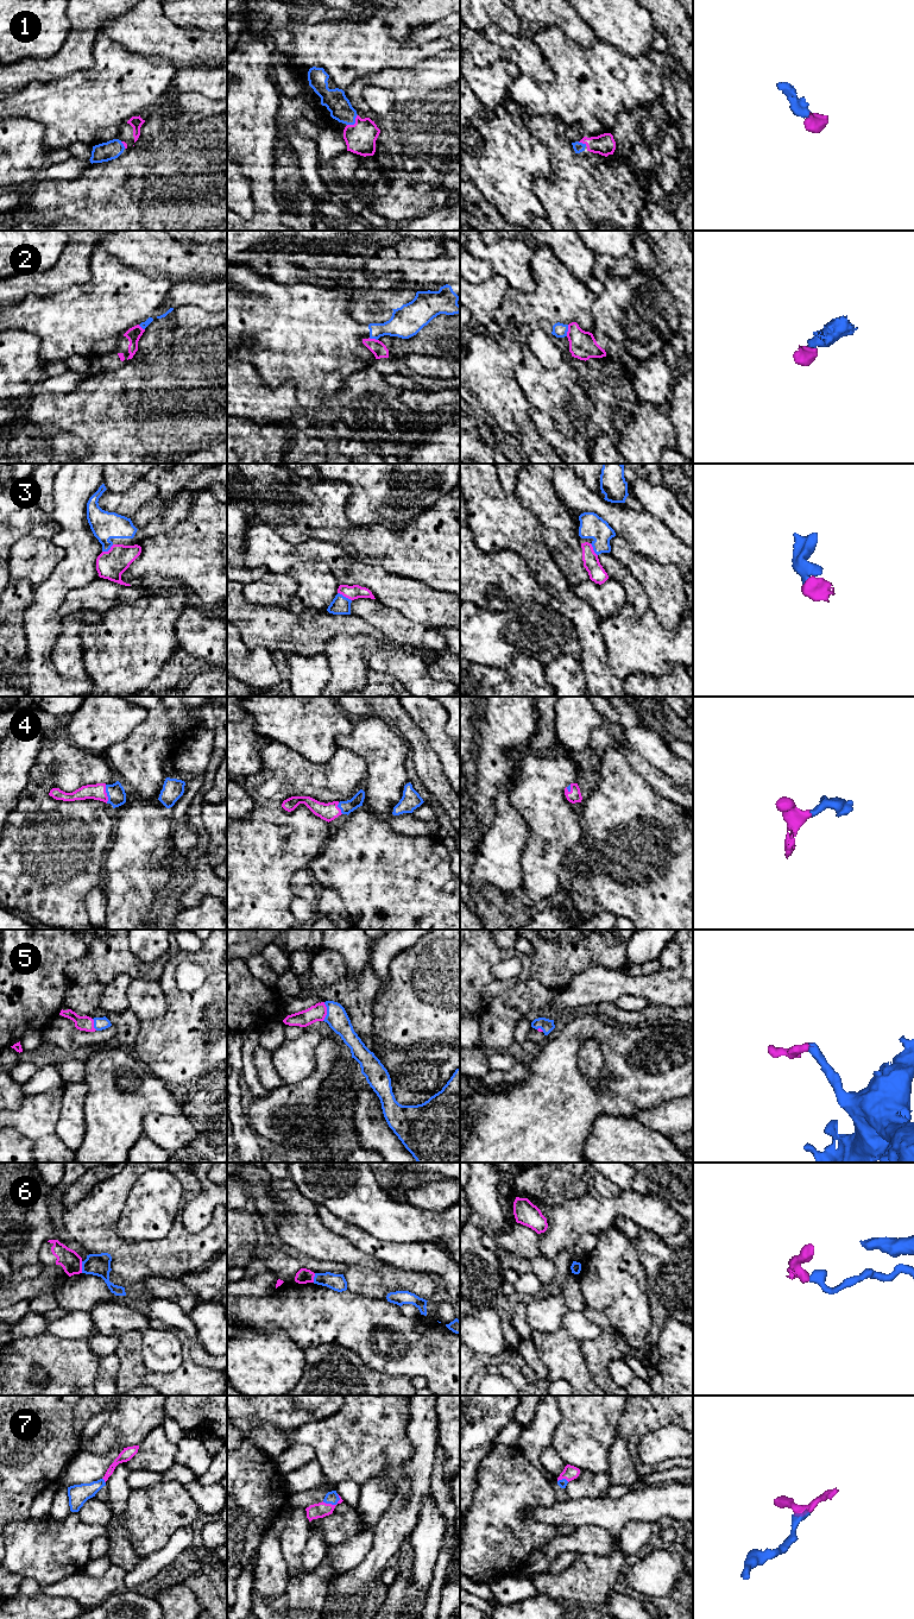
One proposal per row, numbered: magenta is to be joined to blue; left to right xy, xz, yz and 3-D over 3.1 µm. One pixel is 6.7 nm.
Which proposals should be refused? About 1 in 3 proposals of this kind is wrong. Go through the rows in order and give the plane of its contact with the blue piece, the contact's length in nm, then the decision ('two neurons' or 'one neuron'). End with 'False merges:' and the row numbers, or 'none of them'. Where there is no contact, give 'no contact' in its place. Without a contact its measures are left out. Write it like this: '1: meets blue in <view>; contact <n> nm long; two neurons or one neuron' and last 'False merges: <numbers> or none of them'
1: meets blue in xz; contact 100 nm long; one neuron
2: meets blue in yz; contact 80 nm long; two neurons
3: meets blue in xz; contact 110 nm long; one neuron
4: meets blue in xy; contact 130 nm long; one neuron
5: meets blue in xz; contact 130 nm long; one neuron
6: meets blue in xy; contact 80 nm long; two neurons
7: meets blue in xz; contact 130 nm long; one neuron
False merges: 2, 6

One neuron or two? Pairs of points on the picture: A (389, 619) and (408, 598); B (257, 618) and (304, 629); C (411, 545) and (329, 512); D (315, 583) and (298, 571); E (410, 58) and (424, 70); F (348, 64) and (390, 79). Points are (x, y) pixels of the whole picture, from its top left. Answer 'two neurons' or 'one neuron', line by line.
A: two neurons
B: one neuron
C: one neuron
D: one neuron
E: two neurons
F: two neurons

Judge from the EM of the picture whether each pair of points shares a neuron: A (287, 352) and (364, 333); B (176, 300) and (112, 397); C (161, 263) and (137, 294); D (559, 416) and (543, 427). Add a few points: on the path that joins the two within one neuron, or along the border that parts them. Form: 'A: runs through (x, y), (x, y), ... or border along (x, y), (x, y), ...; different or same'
A: runs through (306, 340), (332, 340), (345, 335); same
B: border along (202, 308), (177, 306), (174, 309); different
C: border along (125, 264), (149, 276), (165, 276), (174, 282); different
D: runs through (558, 421), (548, 424); same

